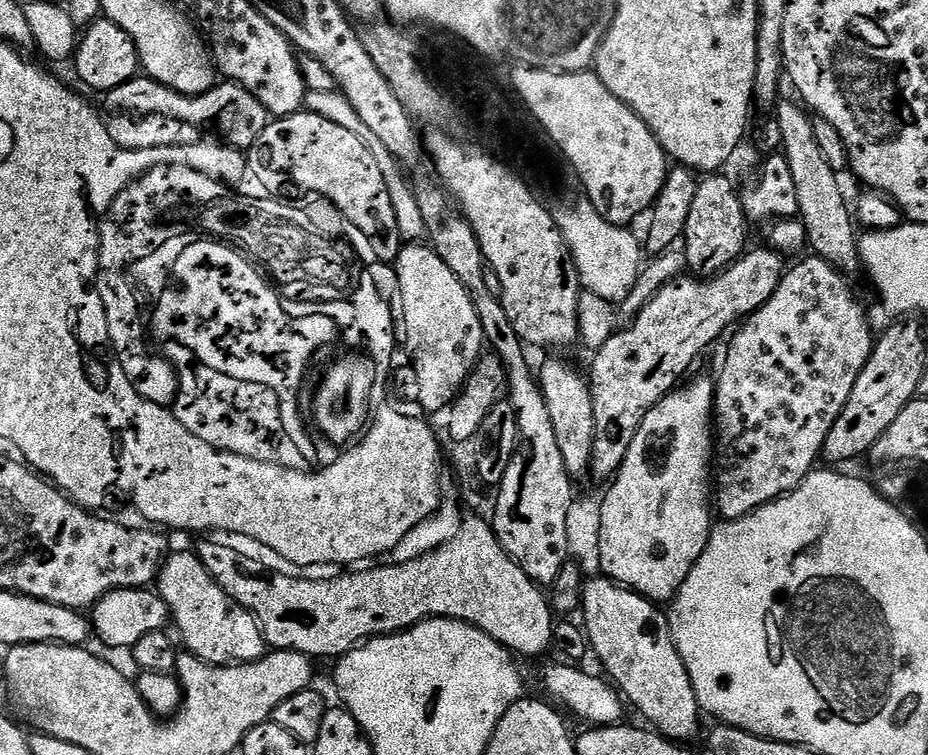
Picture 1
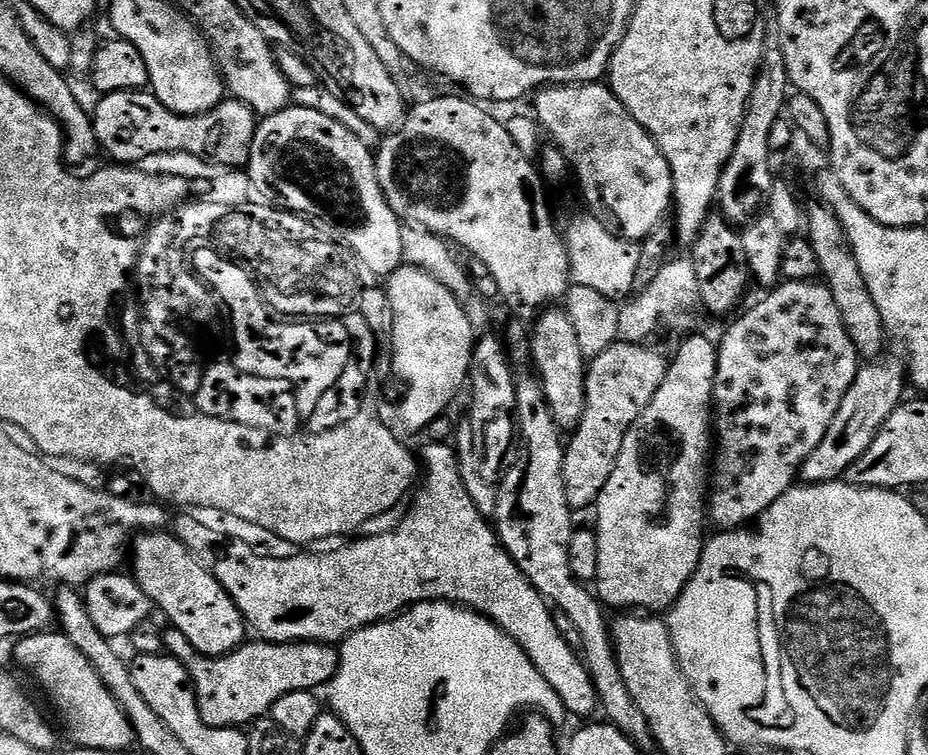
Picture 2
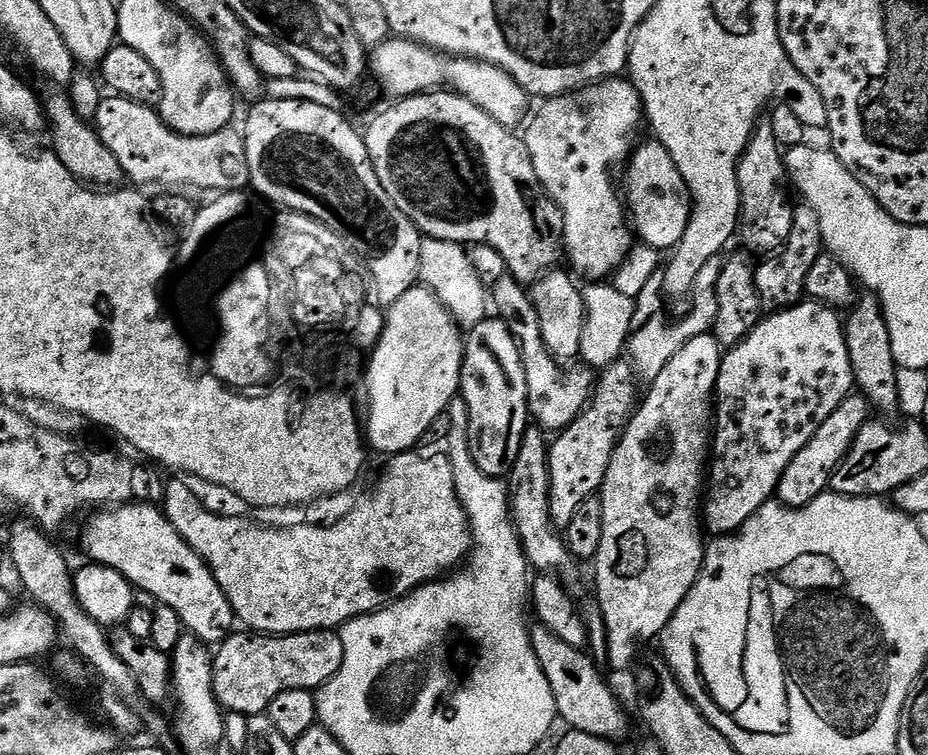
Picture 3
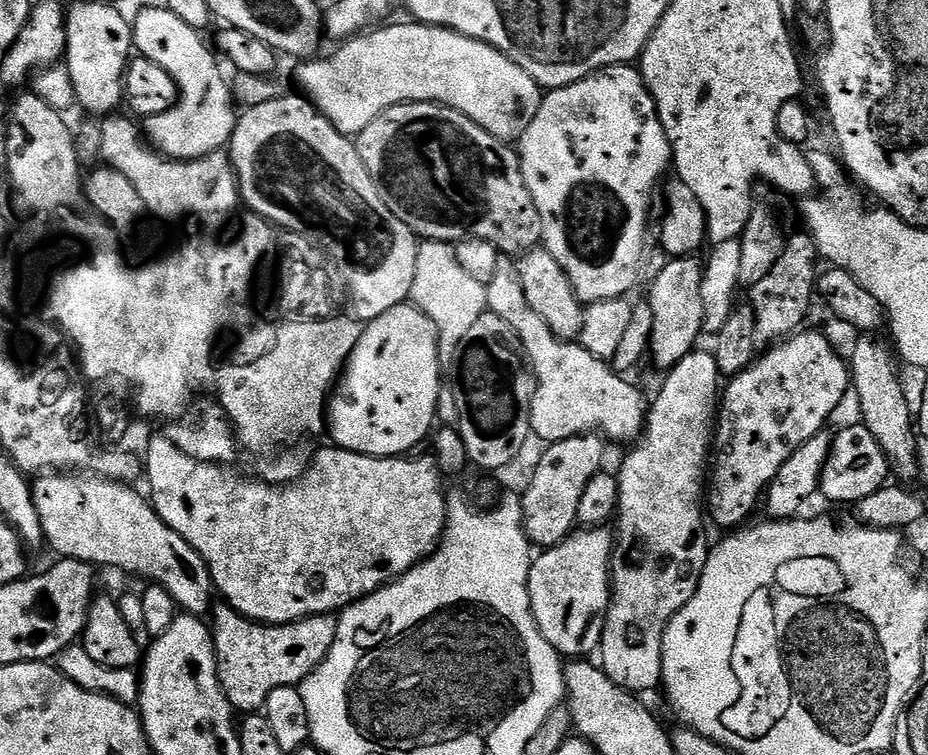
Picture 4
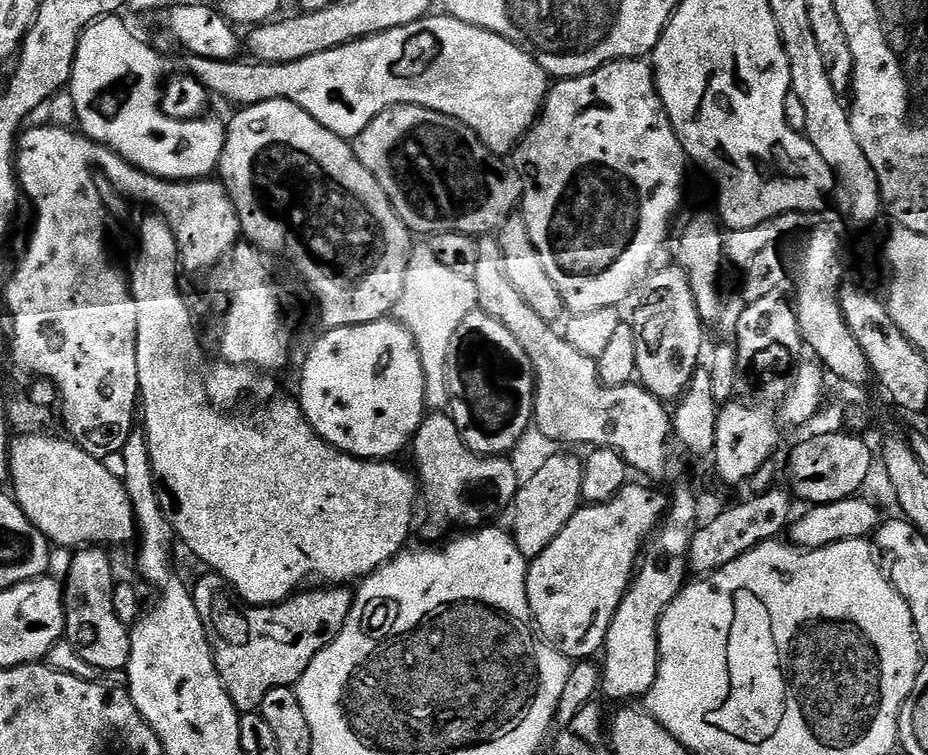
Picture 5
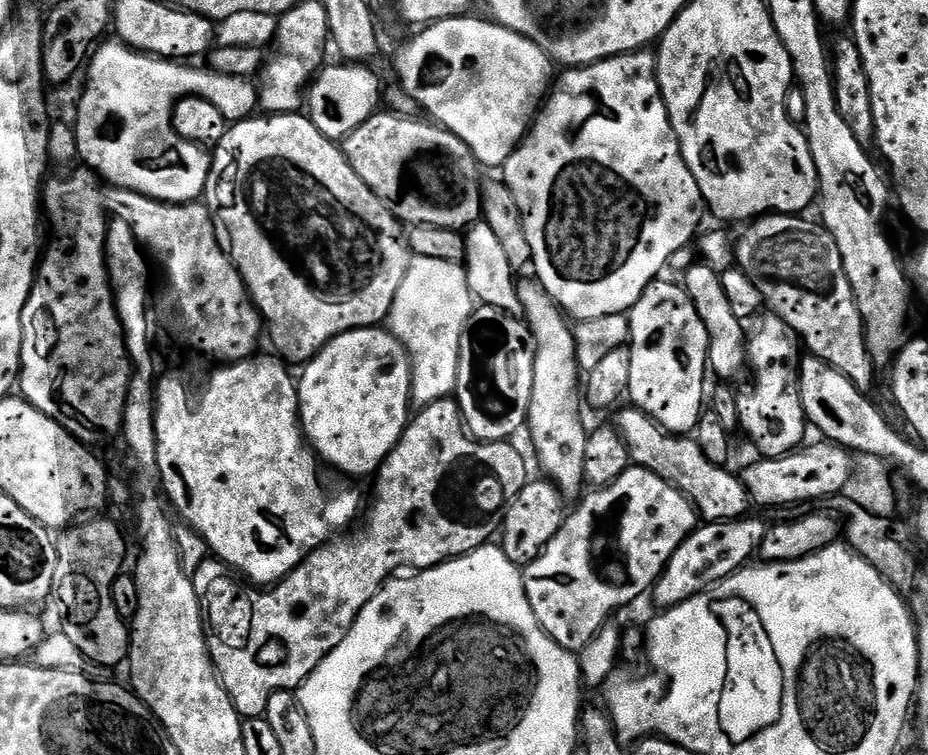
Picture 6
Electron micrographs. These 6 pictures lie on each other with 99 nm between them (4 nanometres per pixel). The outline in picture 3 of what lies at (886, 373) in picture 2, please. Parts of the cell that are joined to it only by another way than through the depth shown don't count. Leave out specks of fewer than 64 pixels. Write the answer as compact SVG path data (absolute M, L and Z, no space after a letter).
M849 394L845 400L818 426L818 434L810 438L810 442L798 454L794 454L794 462L786 468L786 474L780 479L778 489L779 503L784 504L787 508L804 508L814 498L823 496L829 491L832 476L836 473L836 467L844 461L844 456L850 450L854 438L862 430L862 426L868 423L870 419L870 405L865 396L859 394Z

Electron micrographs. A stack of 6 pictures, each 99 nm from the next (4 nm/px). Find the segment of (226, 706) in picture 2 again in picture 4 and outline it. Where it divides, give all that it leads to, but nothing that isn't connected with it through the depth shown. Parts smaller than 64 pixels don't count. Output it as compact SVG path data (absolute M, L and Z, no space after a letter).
M220 602L211 609L210 627L212 630L212 644L216 648L216 668L220 672L220 685L224 688L224 693L227 694L228 700L232 703L233 709L240 714L256 714L261 711L266 702L266 698L270 694L270 690L278 690L278 686L300 686L304 681L315 672L325 658L328 657L328 651L334 646L336 641L336 621L335 615L329 614L327 616L307 616L305 620L299 620L293 624L258 624L254 620L248 620L245 616L241 616L228 603Z

